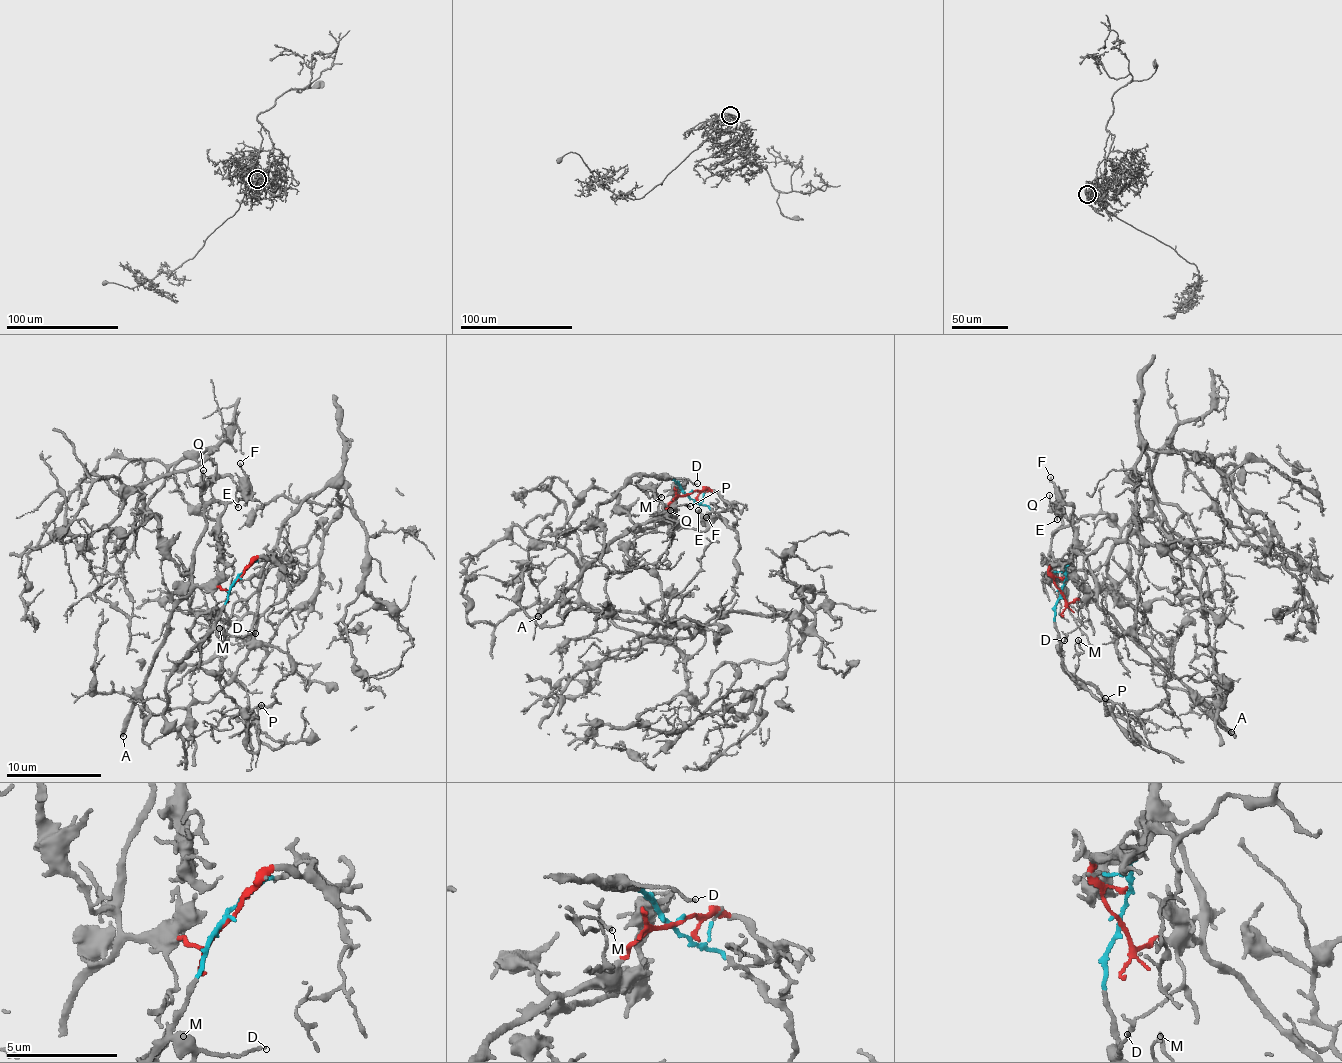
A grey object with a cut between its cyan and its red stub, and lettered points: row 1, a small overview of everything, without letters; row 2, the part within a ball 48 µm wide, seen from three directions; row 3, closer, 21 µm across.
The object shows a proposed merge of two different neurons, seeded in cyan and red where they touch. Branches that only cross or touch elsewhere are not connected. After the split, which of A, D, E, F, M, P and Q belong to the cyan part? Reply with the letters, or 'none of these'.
D, M, P

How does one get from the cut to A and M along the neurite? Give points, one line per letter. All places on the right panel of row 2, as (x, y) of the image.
A: (1061, 591), (1069, 603), (1086, 597), (1106, 611), (1232, 733)
M: (1061, 591), (1055, 607), (1055, 627), (1064, 670), (1069, 673), (1076, 669), (1074, 647), (1078, 640)

